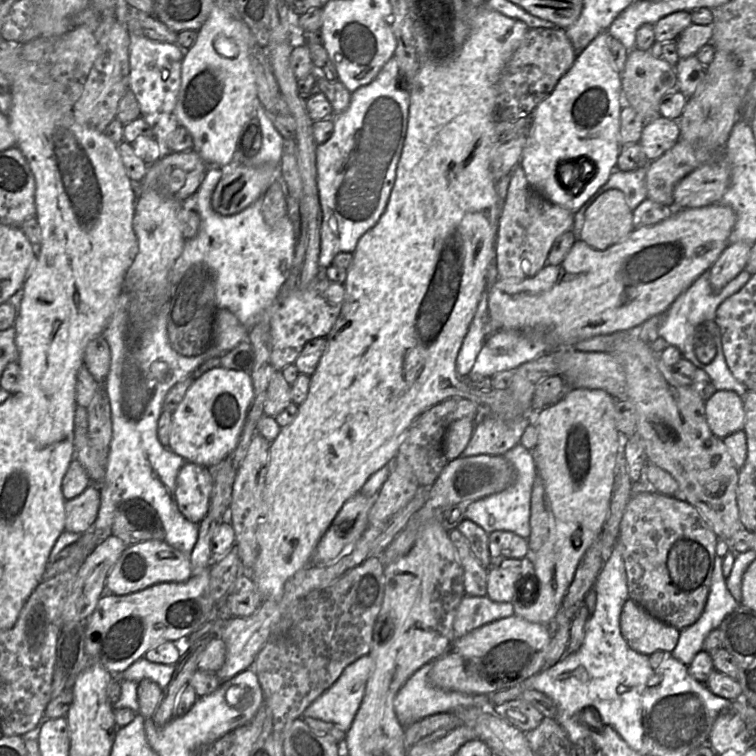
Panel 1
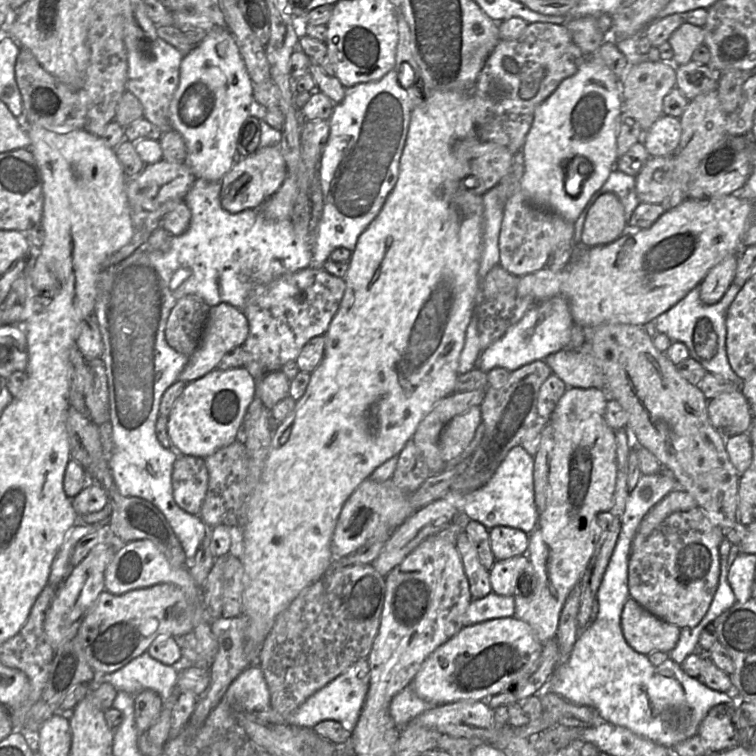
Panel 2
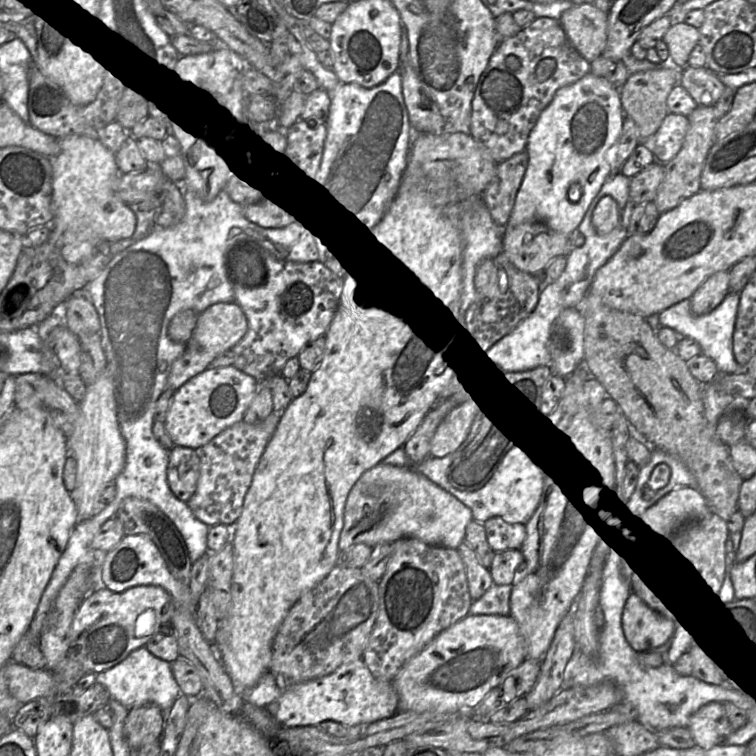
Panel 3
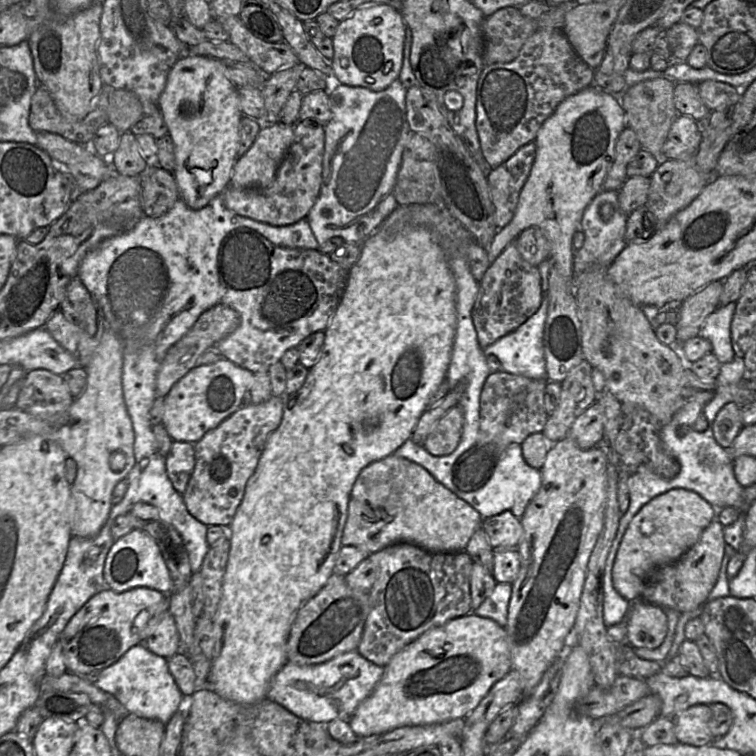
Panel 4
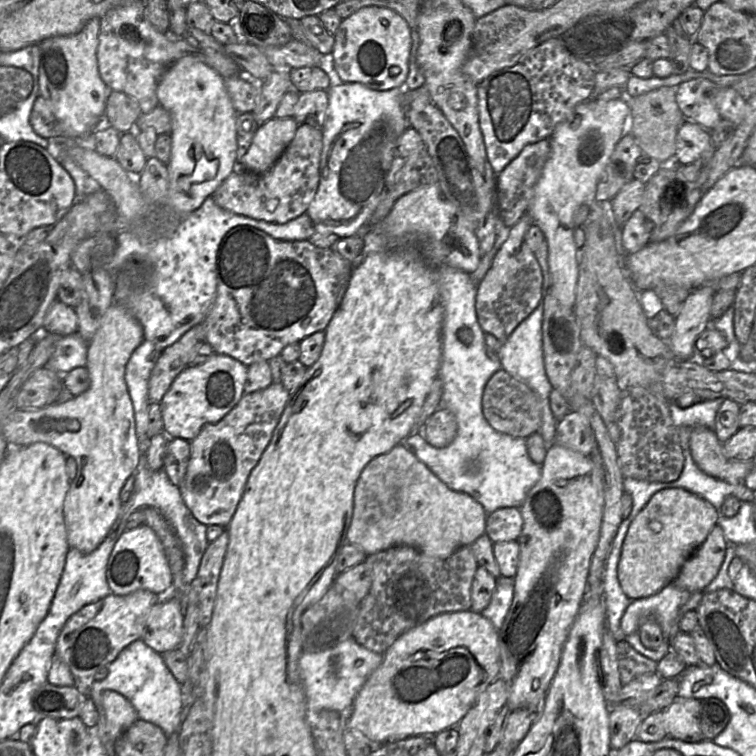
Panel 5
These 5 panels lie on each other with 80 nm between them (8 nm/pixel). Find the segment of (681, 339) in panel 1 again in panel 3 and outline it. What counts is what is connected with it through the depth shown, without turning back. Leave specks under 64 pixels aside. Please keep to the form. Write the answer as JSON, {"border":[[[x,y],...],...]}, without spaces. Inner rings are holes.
{"border":[[[728,293],[724,300],[710,313],[695,315],[690,308],[690,299],[685,299],[670,306],[658,314],[659,325],[673,329],[680,338],[695,340],[701,347],[702,354],[710,357],[716,364],[718,375],[743,374],[733,355],[733,332],[736,321],[740,293]]]}

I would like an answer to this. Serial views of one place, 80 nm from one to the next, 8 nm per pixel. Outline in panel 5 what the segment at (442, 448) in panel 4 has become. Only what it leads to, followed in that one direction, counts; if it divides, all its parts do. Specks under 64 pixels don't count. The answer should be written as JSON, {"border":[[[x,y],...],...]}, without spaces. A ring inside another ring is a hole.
{"border":[[[438,408],[422,428],[422,436],[431,446],[445,448],[455,439],[458,424],[455,416],[446,408]]]}

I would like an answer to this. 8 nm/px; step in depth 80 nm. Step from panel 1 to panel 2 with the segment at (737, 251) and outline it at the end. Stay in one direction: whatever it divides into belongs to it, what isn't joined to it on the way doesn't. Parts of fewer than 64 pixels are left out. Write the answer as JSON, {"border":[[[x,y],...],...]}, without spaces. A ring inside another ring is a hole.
{"border":[[[739,254],[725,257],[706,274],[700,283],[700,299],[704,304],[713,305],[721,300],[733,283]]]}

